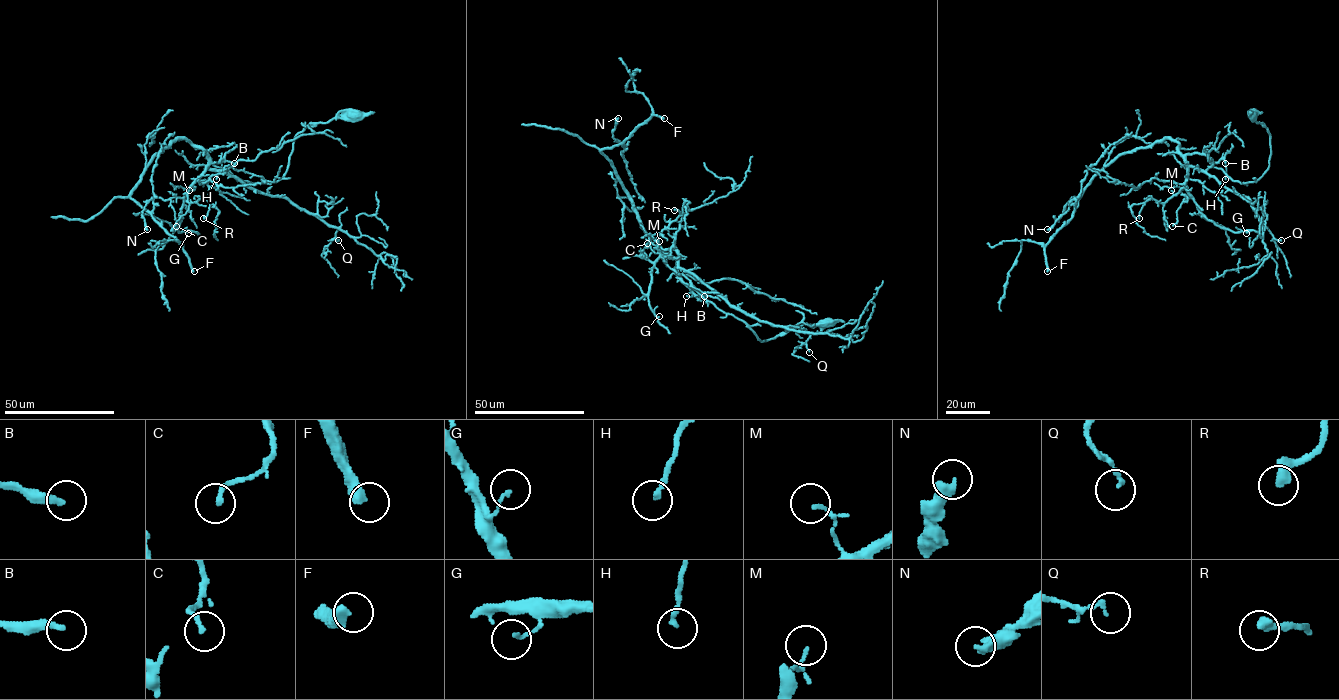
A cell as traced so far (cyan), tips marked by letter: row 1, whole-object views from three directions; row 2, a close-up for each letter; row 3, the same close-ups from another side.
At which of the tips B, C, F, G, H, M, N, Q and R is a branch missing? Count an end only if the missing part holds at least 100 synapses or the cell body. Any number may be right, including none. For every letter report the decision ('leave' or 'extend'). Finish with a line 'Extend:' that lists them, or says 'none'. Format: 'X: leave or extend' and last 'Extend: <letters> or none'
B: leave
C: leave
F: extend
G: leave
H: leave
M: leave
N: leave
Q: leave
R: leave
Extend: F

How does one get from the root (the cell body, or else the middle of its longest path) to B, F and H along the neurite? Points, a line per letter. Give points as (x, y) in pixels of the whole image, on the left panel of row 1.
B: (355, 115), (306, 126), (295, 138), (286, 173), (274, 182), (245, 181), (213, 164), (222, 159), (234, 163)
F: (355, 115), (306, 126), (274, 182), (237, 178), (185, 138), (157, 153), (130, 196), (194, 271)
H: (355, 115), (306, 126), (295, 138), (286, 173), (274, 182), (237, 178), (213, 164), (222, 159), (216, 179)

